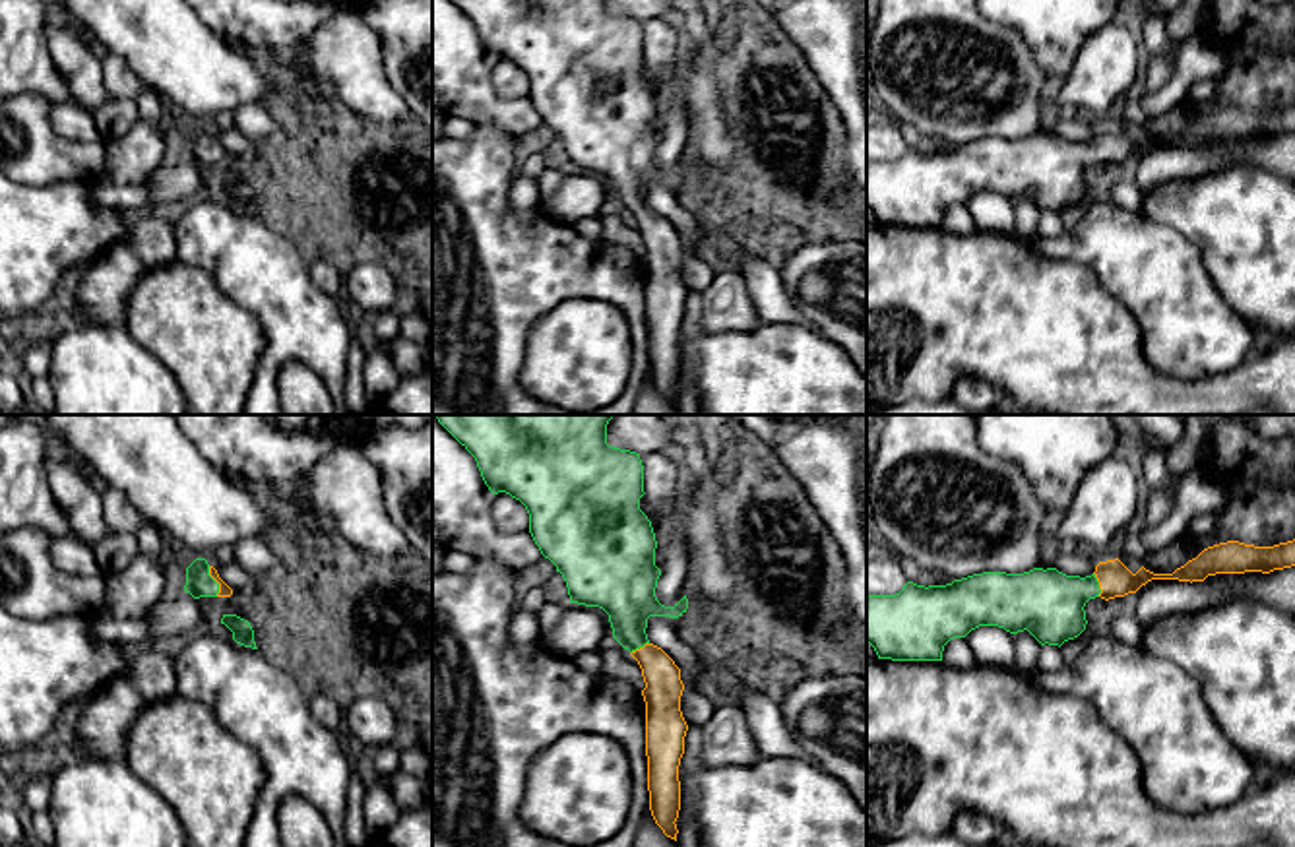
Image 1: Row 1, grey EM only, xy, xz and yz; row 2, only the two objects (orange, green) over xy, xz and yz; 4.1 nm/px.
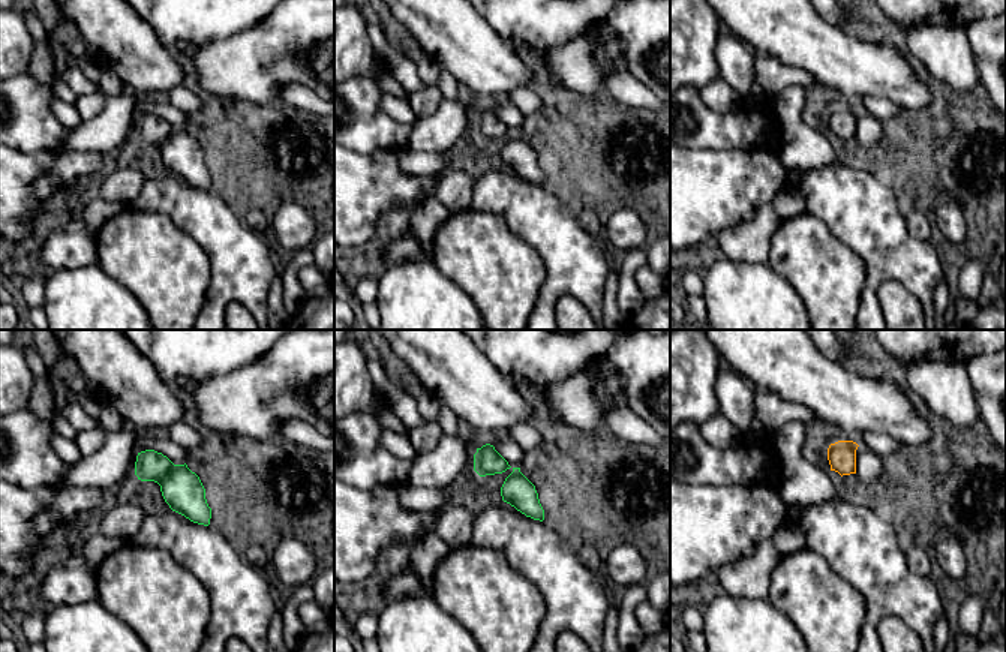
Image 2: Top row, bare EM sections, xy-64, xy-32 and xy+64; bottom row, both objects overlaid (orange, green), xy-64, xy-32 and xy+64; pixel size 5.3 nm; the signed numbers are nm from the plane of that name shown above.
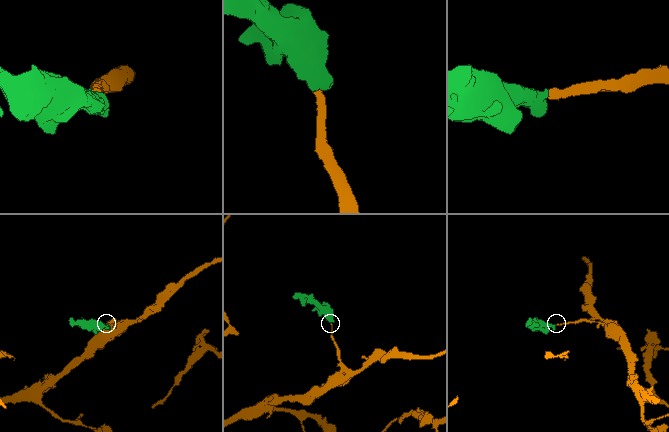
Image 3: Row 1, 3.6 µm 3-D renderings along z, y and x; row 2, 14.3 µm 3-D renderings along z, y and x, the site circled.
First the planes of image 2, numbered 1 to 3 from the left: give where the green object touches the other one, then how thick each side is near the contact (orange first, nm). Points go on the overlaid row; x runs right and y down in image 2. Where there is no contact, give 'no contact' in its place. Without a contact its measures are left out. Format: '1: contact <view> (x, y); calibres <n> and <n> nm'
1: no contact
2: no contact
3: no contact

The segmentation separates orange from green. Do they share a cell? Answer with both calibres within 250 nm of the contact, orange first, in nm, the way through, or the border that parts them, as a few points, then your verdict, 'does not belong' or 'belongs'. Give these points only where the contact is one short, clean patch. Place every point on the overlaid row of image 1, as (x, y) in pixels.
50 nm thick on the orange side, 110 nm on the other; runs through xy (223, 590), (216, 580), (198, 582); belongs

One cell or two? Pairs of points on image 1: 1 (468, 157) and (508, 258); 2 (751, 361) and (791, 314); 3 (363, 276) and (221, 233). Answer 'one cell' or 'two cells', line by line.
1: one cell
2: two cells
3: two cells

